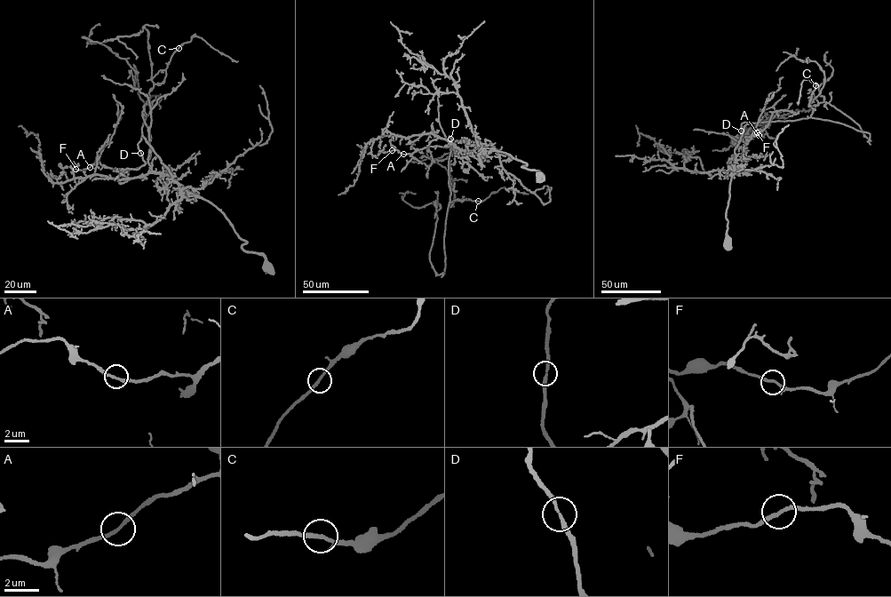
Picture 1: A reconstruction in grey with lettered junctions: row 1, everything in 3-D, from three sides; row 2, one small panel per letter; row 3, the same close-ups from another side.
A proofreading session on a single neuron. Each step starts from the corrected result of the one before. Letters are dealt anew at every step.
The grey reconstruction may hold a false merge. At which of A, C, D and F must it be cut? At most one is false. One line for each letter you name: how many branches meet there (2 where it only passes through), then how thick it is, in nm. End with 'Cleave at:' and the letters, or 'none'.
Cleave at: none

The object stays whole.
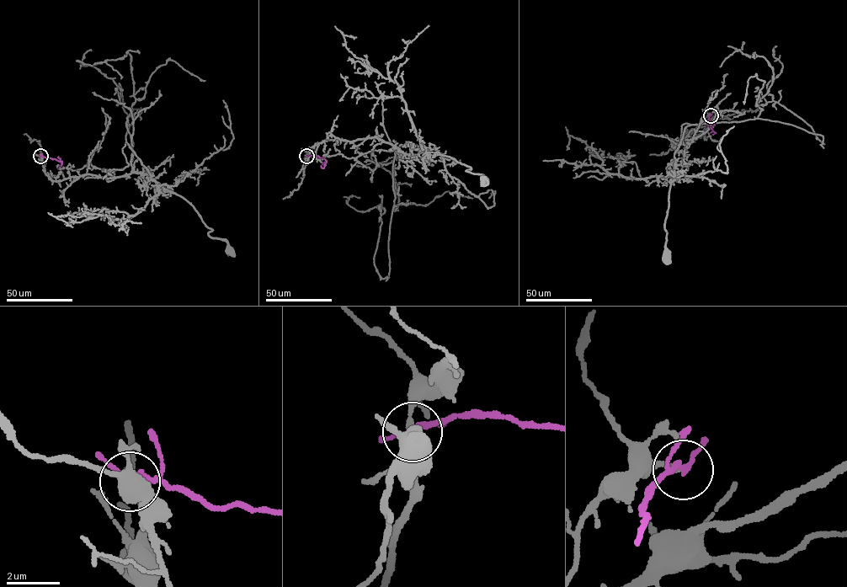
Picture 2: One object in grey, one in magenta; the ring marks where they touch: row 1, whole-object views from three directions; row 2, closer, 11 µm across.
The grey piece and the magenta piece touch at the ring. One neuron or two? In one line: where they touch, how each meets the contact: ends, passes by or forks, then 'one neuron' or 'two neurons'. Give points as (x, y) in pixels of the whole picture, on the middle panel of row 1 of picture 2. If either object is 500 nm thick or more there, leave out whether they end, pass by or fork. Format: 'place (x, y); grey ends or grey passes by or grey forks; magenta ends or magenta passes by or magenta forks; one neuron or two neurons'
place (306, 156); grey ends; magenta passes by; one neuron

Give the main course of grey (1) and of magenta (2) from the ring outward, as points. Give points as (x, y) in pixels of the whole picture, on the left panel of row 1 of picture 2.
1: (40, 156), (45, 172), (55, 181), (149, 175), (185, 199), (211, 229), (208, 234), (224, 239), (229, 250)
2: (40, 156), (61, 161), (58, 169)

